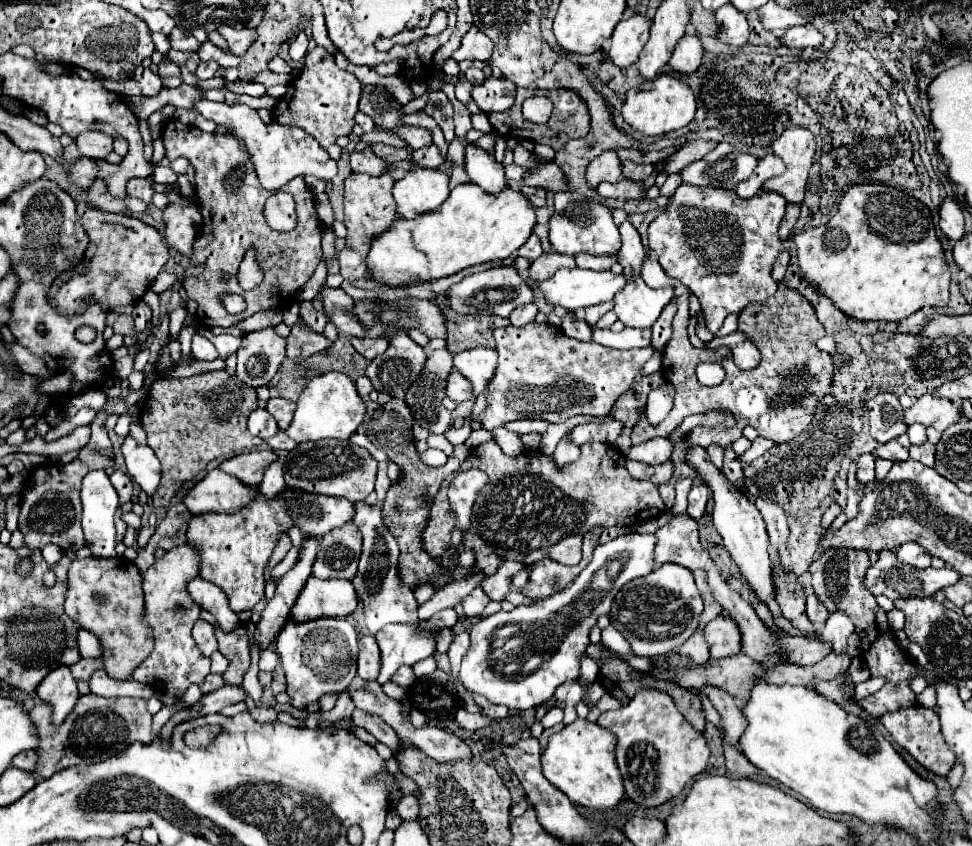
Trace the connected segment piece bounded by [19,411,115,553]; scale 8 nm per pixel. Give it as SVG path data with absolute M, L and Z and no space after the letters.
M99 411L91 425L91 443L79 451L79 457L67 465L39 465L29 471L23 499L21 499L21 515L19 515L19 531L25 535L25 545L29 549L43 549L47 543L55 543L63 553L75 553L85 547L85 537L81 529L81 499L79 489L83 477L91 469L107 469L113 467L113 459L97 453L97 449L111 449L111 441L107 431L103 429L103 421L107 419L105 411Z

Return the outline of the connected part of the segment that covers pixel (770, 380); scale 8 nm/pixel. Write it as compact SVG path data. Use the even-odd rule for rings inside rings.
M779 283L777 293L767 299L767 303L751 303L751 307L745 307L739 315L739 331L745 331L749 339L755 339L759 351L761 351L761 363L751 369L743 371L733 363L731 351L721 347L721 349L697 349L691 345L689 335L687 335L687 325L689 325L689 291L677 297L677 313L673 317L673 337L663 349L663 367L661 375L675 387L675 405L671 413L665 417L663 423L659 425L649 425L647 417L643 415L639 423L635 425L631 433L631 443L639 445L643 441L655 439L655 437L669 437L677 425L687 415L703 415L709 411L725 411L735 417L735 425L731 429L727 427L695 427L687 439L675 445L671 463L673 463L673 477L659 485L659 493L665 503L665 511L669 511L675 503L675 483L683 477L695 479L697 473L687 465L685 461L685 451L691 445L699 447L709 447L711 443L727 447L735 439L741 437L741 429L745 425L751 425L759 431L761 437L767 437L775 443L785 443L789 439L795 439L799 433L807 429L815 415L817 403L827 395L827 387L831 385L833 379L833 361L831 355L825 351L819 351L815 347L815 341L825 335L823 325L819 323L813 307L809 301L793 289L787 289L783 283ZM699 361L717 361L725 367L727 377L721 385L717 387L705 387L695 379L695 367Z

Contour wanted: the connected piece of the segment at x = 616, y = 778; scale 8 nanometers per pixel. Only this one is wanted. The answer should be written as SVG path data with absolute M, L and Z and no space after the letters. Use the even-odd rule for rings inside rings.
M577 719L549 737L549 747L541 757L543 775L561 789L573 805L607 811L625 799L623 777L615 761L615 745L617 739L609 729L589 723L587 719Z

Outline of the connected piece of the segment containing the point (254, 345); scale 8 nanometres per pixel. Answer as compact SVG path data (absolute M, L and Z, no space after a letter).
M273 327L247 333L237 351L237 375L243 383L247 383L251 387L267 385L267 381L277 373L283 359L285 359L285 337L277 335Z

